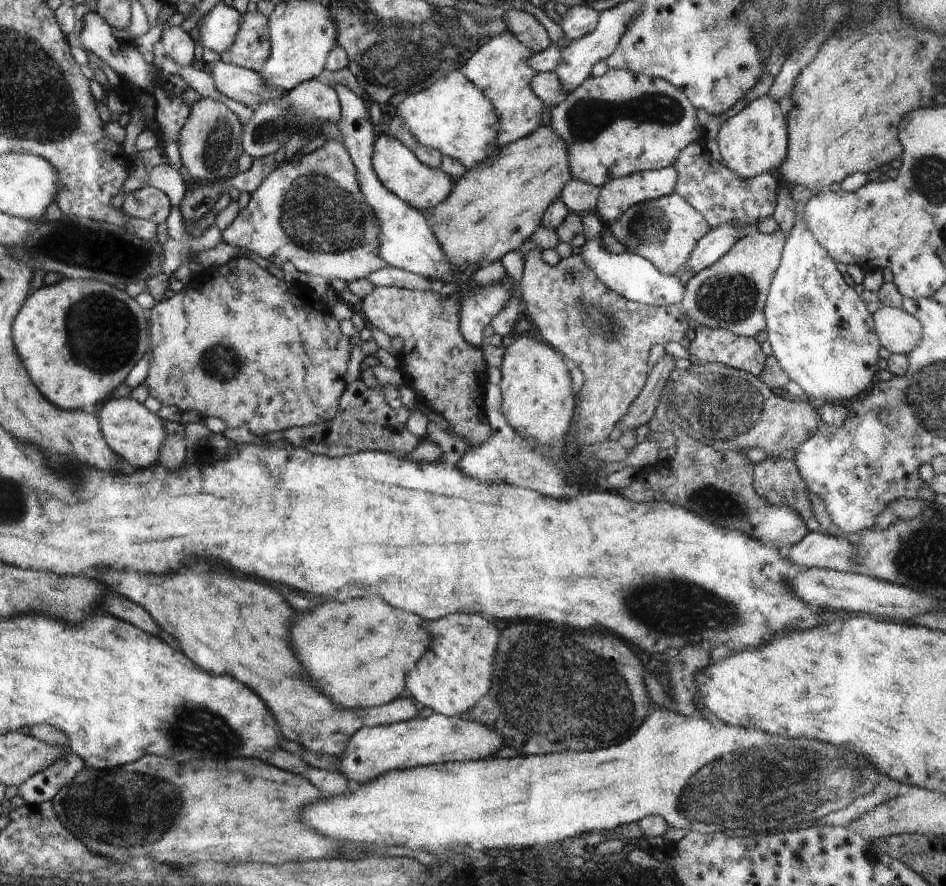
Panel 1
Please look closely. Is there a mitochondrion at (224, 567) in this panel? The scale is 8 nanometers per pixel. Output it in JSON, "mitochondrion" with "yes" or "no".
{"mitochondrion":"no"}

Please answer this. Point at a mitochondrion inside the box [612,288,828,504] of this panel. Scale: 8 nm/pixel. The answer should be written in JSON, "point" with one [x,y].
{"point":[715,404]}

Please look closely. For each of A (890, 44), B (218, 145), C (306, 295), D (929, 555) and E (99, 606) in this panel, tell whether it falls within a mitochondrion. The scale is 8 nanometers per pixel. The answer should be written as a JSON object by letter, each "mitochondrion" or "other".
{"A":"other","B":"mitochondrion","C":"other","D":"mitochondrion","E":"other"}

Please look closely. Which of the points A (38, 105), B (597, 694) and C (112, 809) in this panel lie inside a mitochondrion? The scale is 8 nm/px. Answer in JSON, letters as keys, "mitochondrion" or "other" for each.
{"A":"mitochondrion","B":"mitochondrion","C":"mitochondrion"}

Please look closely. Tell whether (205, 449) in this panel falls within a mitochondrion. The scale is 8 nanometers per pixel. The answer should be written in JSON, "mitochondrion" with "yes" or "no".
{"mitochondrion":"yes"}

